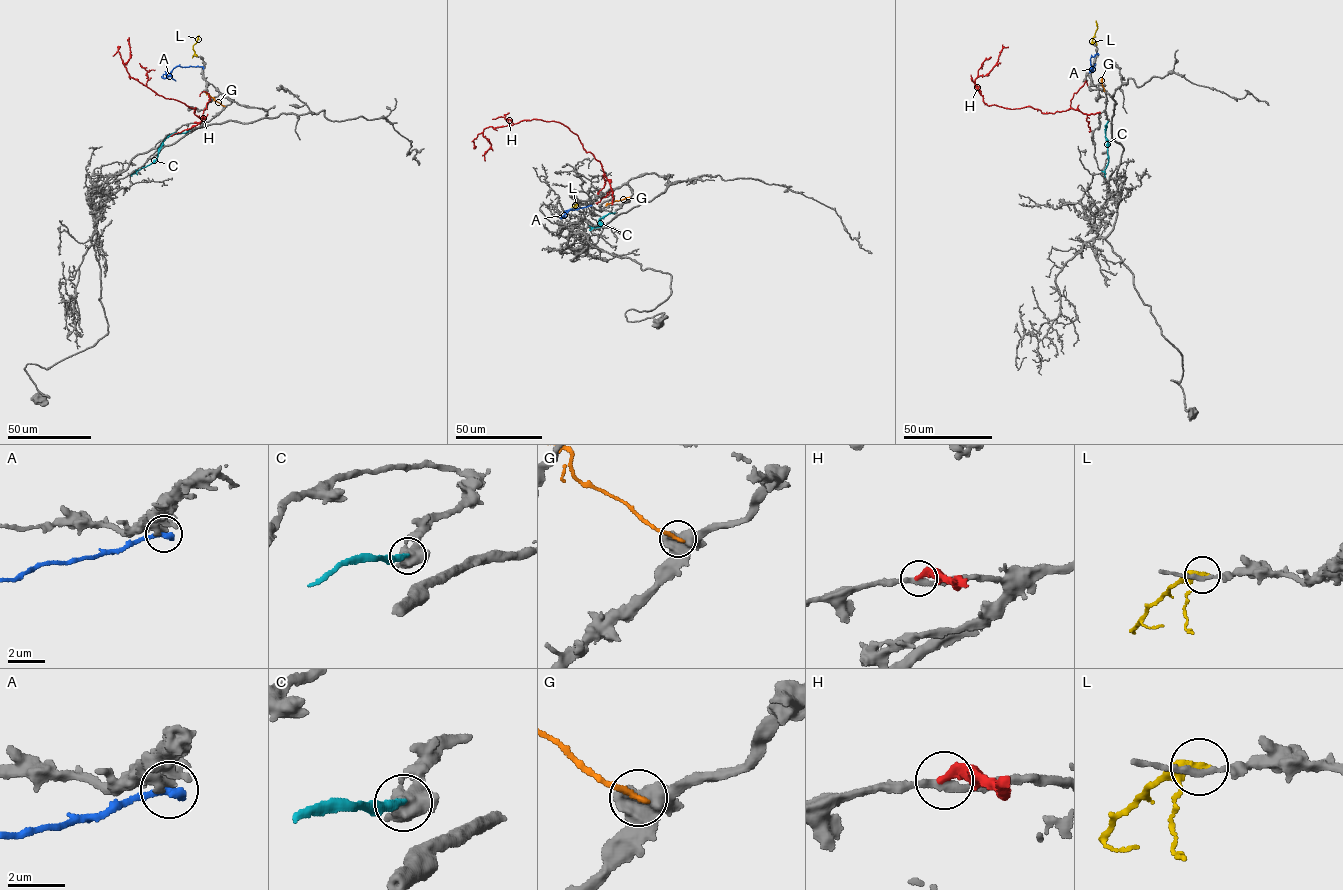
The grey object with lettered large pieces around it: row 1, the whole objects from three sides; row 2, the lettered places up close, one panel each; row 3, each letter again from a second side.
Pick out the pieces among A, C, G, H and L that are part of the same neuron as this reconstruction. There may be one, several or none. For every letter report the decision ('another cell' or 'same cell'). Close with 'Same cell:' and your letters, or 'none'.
A: another cell
C: same cell
G: another cell
H: another cell
L: another cell
Same cell: C

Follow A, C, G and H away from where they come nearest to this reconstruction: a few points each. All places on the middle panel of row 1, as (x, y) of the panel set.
A: (590, 205), (566, 210), (561, 218), (566, 216)
C: (615, 212), (598, 220), (603, 224), (591, 230)
G: (629, 197), (605, 205)
H: (612, 204), (601, 164), (560, 123), (524, 120), (485, 128), (483, 136), (491, 145), (485, 160)

